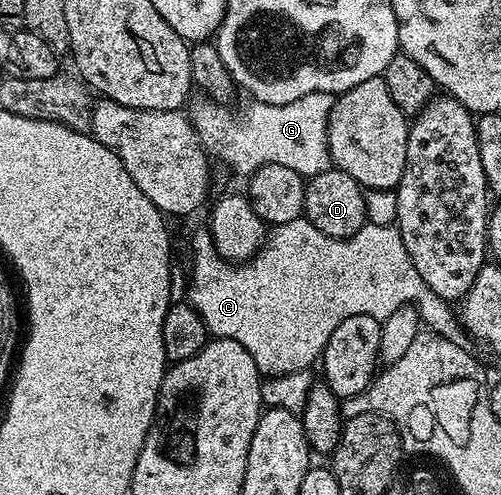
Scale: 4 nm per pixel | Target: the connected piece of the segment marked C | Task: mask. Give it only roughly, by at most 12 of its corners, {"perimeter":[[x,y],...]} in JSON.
{"perimeter":[[393,224],[275,226],[239,263],[192,237],[187,300],[265,378],[424,280]]}

